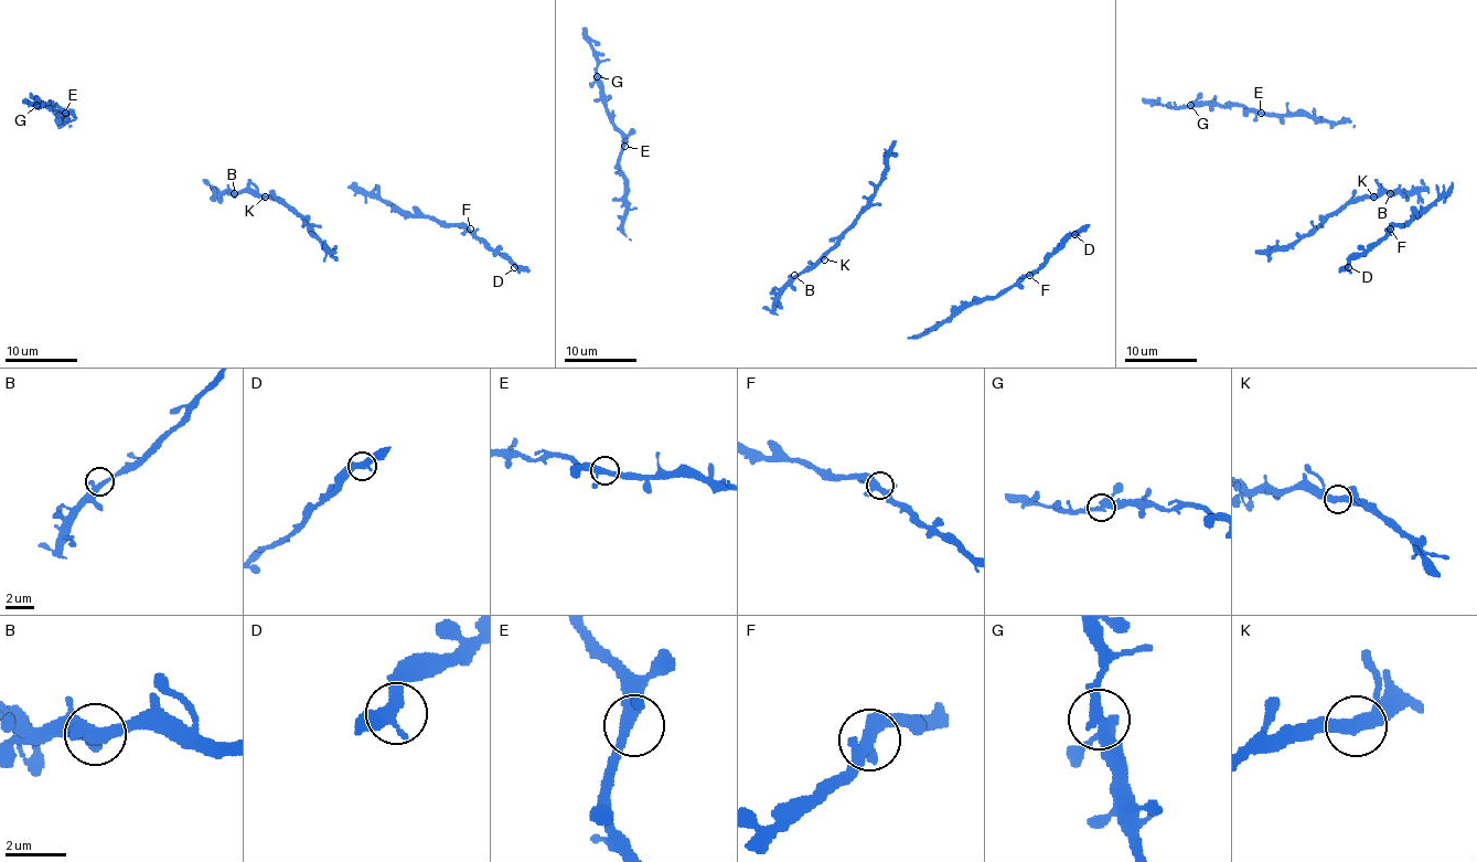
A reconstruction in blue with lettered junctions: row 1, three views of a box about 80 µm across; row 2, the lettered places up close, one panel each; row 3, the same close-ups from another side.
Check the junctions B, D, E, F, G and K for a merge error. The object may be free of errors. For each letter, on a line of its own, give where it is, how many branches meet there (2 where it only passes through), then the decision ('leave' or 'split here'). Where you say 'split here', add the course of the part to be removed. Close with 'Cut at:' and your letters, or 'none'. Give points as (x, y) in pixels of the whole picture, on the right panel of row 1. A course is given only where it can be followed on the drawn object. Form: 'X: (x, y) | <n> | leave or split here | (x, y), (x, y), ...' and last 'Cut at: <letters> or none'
B: (1390, 193) | 2 | leave
D: (1348, 267) | 2 | leave
E: (1261, 113) | 3 | leave
F: (1390, 229) | 3 | leave
G: (1190, 105) | 3 | leave
K: (1373, 197) | 2 | leave
Cut at: none

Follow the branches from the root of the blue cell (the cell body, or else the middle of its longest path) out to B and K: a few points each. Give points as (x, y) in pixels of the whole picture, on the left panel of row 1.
B: (217, 191), (234, 193)
K: (217, 191), (256, 191), (265, 197)

